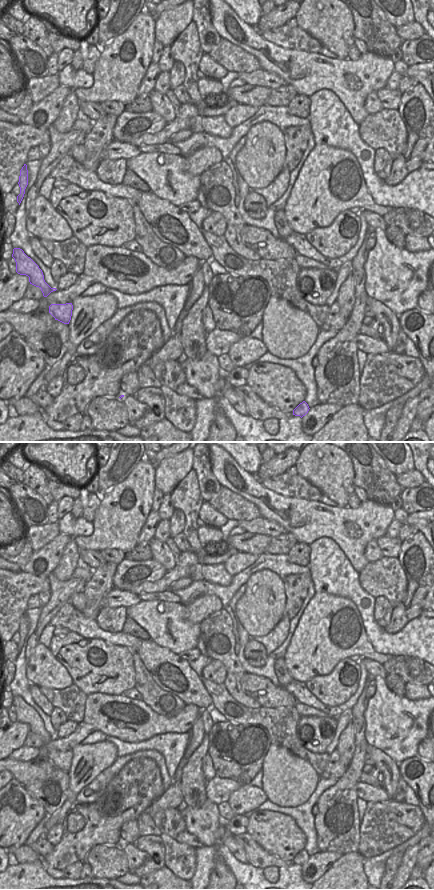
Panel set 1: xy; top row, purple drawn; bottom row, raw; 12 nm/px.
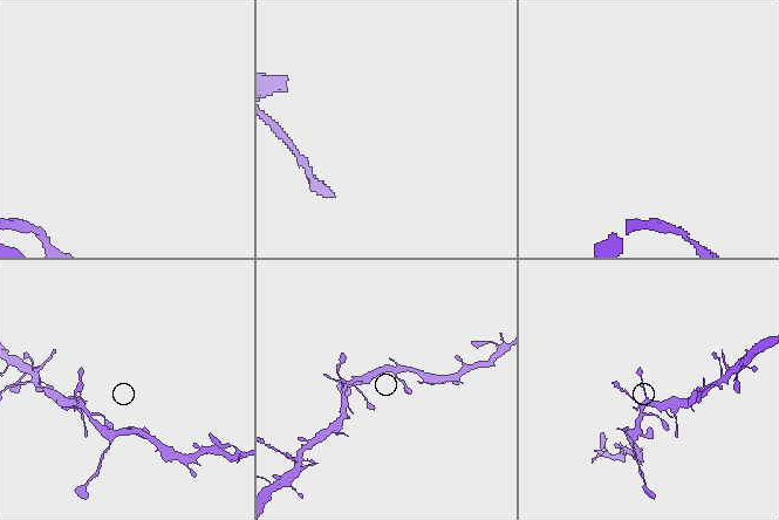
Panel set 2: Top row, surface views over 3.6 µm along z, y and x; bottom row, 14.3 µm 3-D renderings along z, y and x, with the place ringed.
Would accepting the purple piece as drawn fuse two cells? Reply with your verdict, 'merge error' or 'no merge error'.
no merge error

